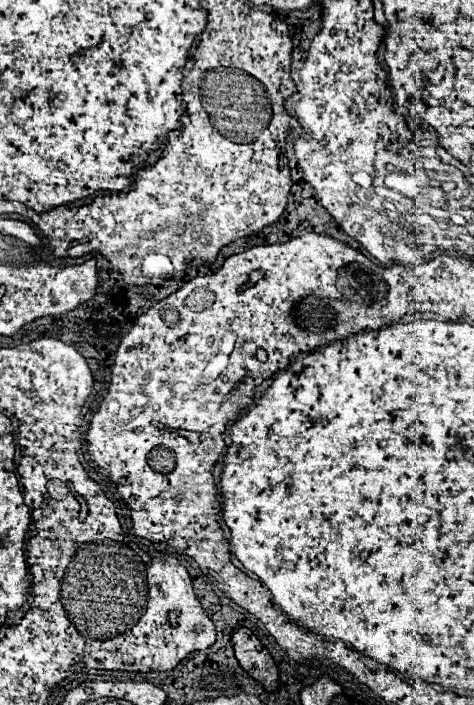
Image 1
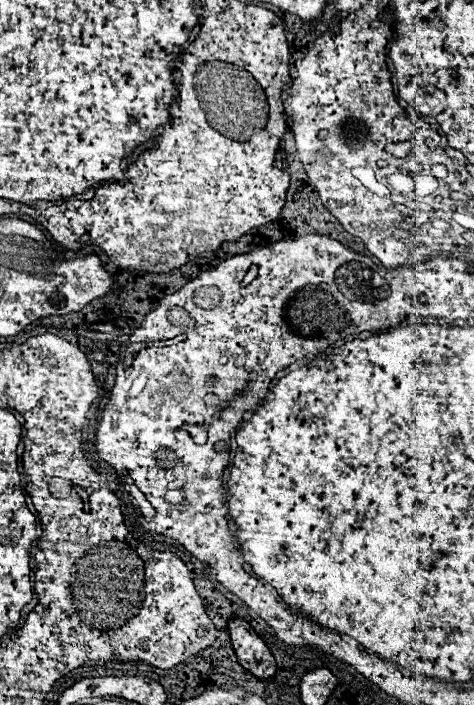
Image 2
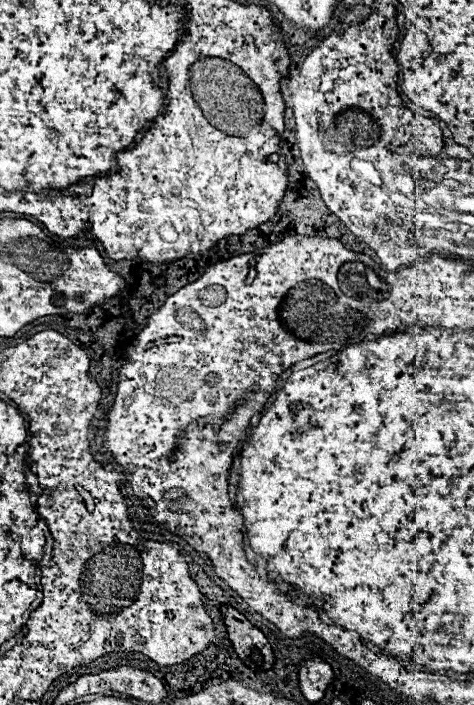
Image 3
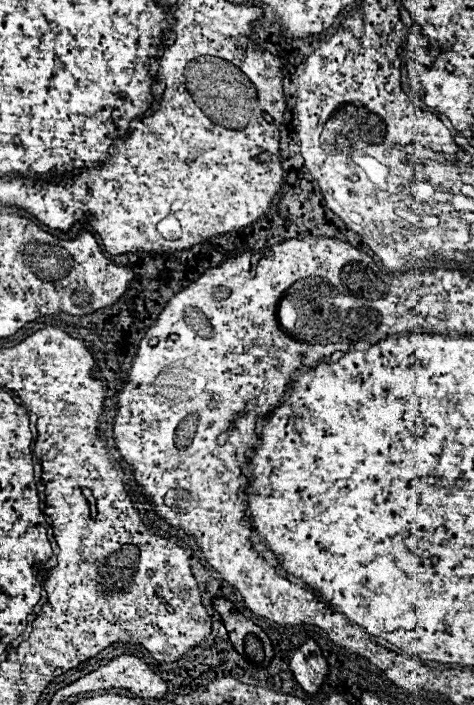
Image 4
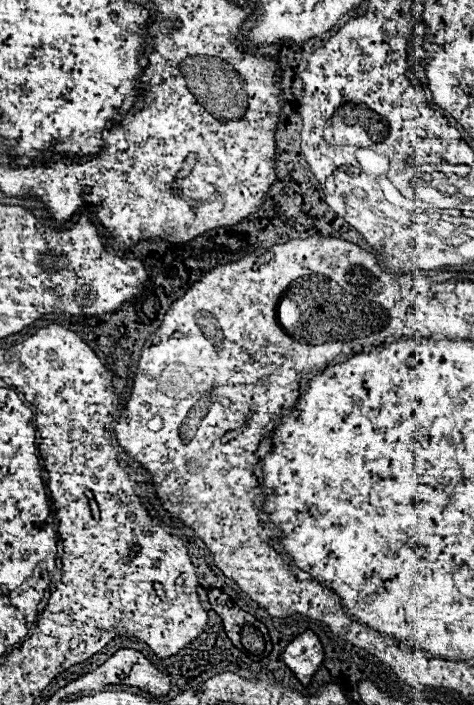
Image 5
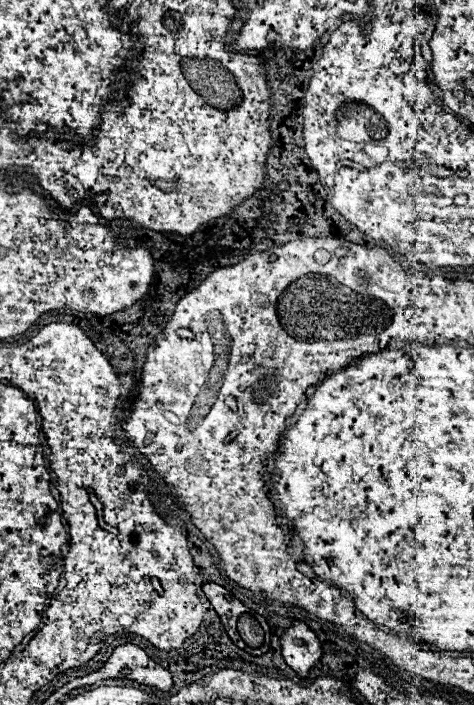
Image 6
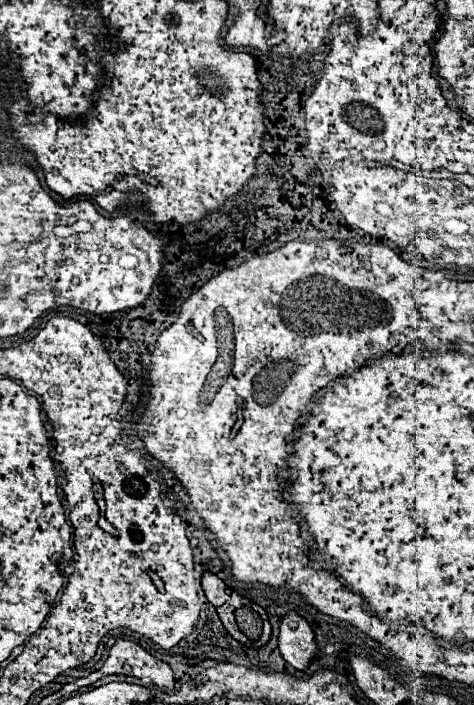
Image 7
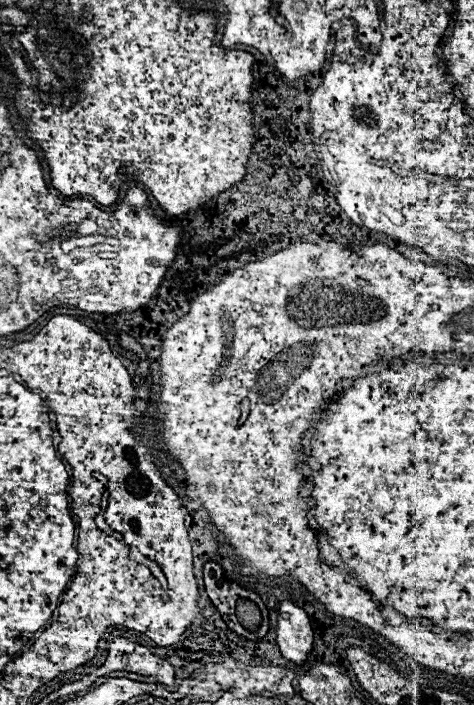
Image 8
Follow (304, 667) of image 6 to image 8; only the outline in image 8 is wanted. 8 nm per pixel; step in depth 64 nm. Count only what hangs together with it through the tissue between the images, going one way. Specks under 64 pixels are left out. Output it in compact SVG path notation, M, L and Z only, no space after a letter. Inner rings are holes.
M294 598L280 602L278 610L278 646L280 652L294 664L302 664L312 650L312 626L308 614L296 604Z

